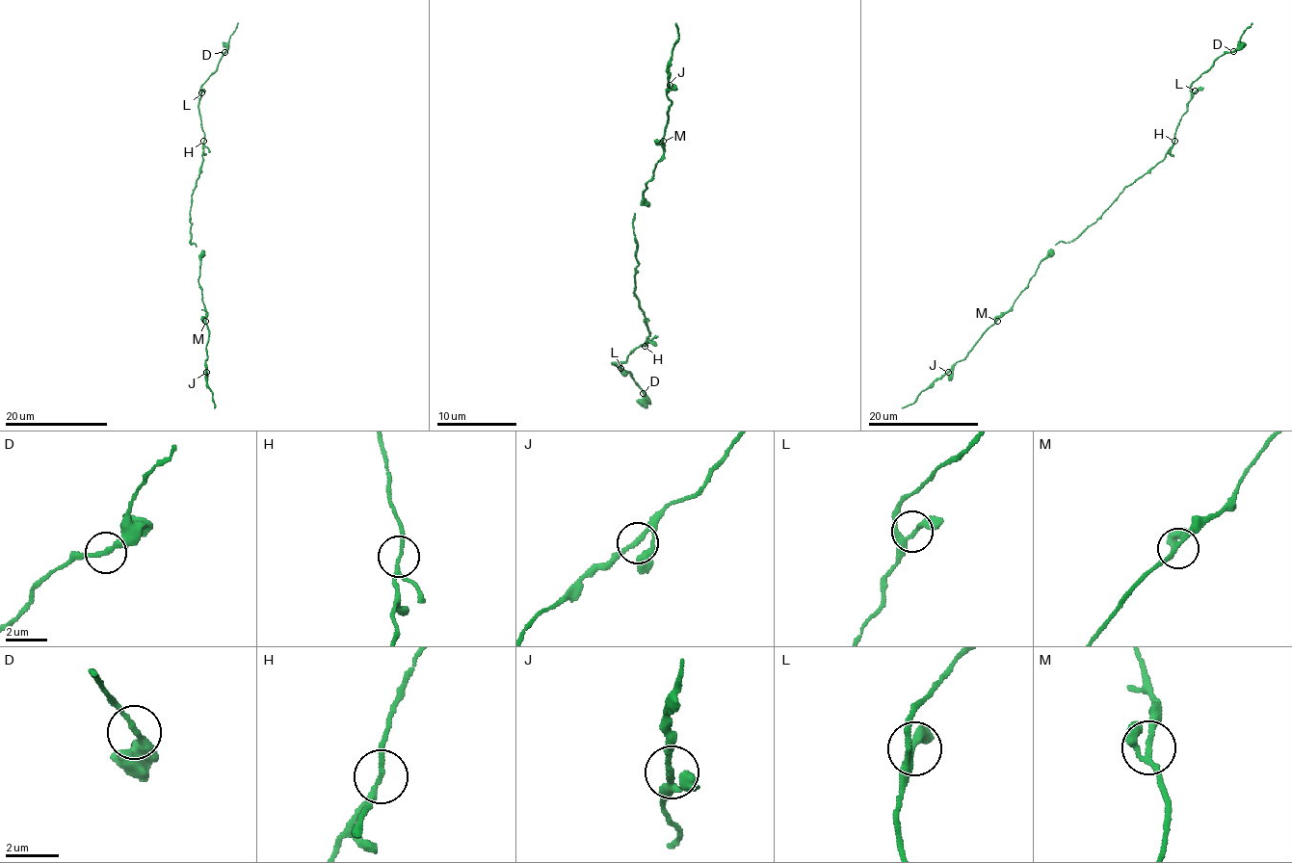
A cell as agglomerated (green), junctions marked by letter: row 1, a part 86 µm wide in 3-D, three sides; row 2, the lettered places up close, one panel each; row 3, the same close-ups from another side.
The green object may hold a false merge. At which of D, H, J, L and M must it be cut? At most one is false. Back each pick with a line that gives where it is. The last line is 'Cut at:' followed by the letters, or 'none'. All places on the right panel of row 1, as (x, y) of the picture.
Cut at: none

